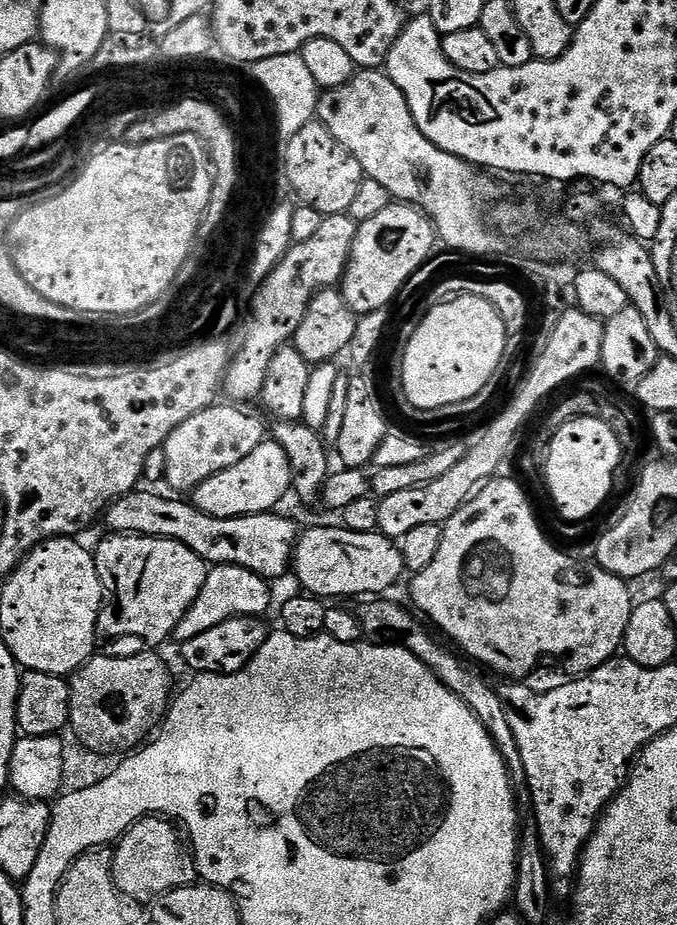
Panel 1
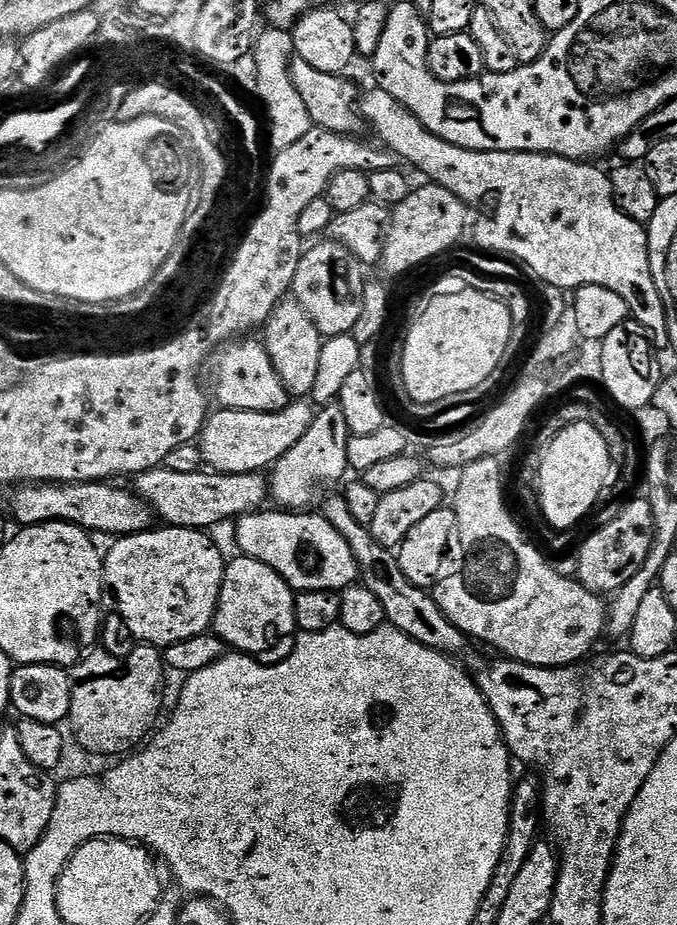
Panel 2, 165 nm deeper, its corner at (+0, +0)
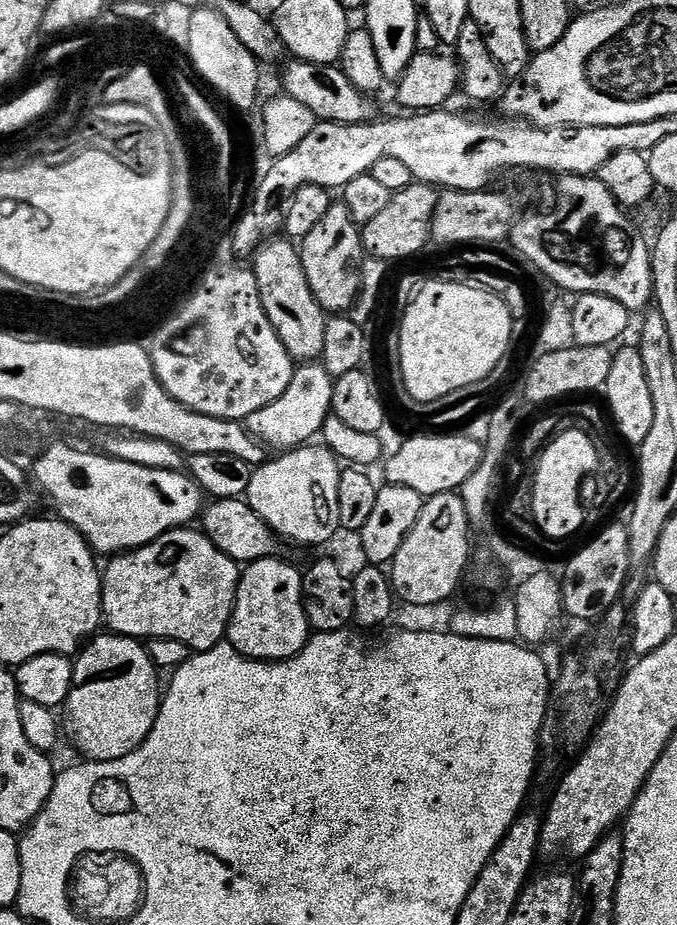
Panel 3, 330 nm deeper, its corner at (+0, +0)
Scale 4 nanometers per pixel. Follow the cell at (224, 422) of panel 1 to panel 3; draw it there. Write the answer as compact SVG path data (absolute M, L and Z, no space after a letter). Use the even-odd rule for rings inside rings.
M301 363L292 375L286 394L246 418L248 433L272 450L291 450L315 441L323 433L324 423L332 415L333 383L334 378L326 371L323 363Z

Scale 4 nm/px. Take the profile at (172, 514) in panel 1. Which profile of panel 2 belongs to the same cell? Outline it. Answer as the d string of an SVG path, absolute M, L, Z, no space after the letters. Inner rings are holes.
M97 482L95 484L26 484L11 489L12 497L8 500L8 508L12 511L11 519L17 520L17 525L49 524L55 520L61 520L67 524L73 524L83 528L89 534L105 532L111 538L121 536L133 536L139 532L147 532L153 527L154 513L149 504L136 495L135 491L124 488L115 488L112 482Z

